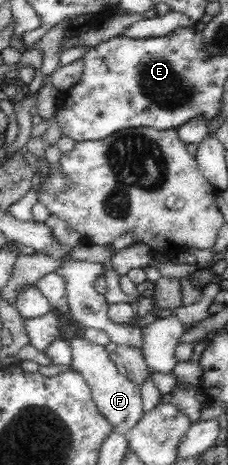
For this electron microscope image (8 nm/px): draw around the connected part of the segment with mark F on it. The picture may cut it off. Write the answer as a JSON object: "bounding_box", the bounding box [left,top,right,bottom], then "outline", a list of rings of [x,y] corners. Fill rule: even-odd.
{"bounding_box":[68,336,143,432],"outline":[[[75,336],[68,341],[70,341],[70,348],[72,348],[71,369],[82,374],[86,380],[100,415],[105,417],[113,429],[123,432],[130,431],[143,416],[140,389],[129,378],[118,372],[115,364],[108,359],[109,353],[104,350],[104,347],[88,341],[86,338]]]}

